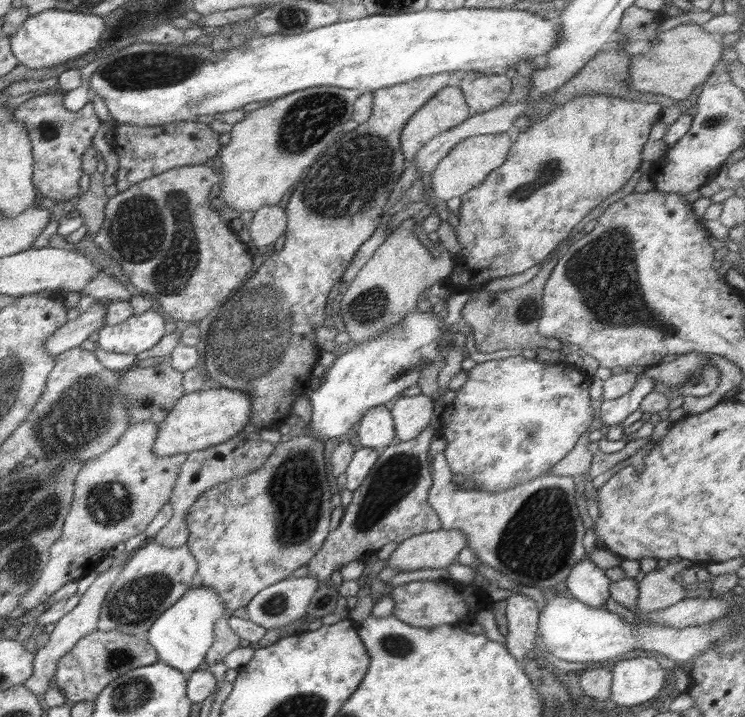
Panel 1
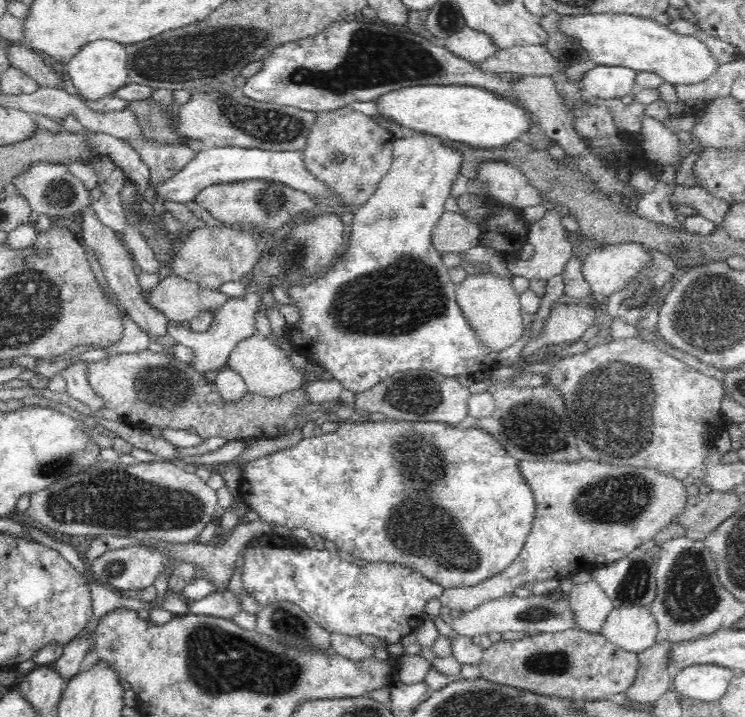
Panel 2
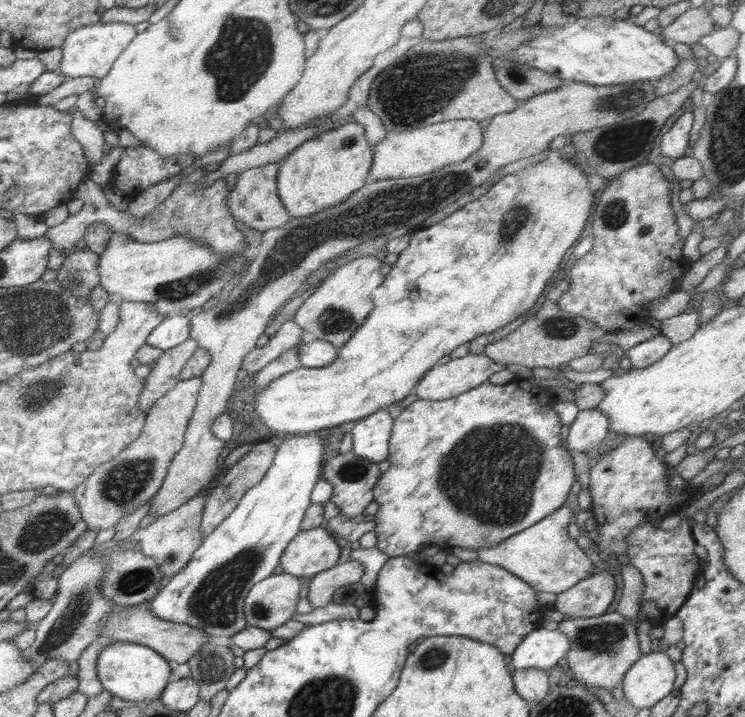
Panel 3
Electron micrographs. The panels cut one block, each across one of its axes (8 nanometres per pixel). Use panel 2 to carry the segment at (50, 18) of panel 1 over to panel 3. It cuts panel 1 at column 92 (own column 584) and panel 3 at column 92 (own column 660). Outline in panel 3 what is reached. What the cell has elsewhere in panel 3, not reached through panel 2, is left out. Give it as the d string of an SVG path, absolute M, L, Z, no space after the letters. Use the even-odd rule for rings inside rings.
M98 22L96 24L86 24L74 29L62 49L62 59L58 66L58 72L64 74L67 78L76 78L81 76L93 76L94 78L104 78L114 61L130 45L130 42L136 36L135 25L122 22Z

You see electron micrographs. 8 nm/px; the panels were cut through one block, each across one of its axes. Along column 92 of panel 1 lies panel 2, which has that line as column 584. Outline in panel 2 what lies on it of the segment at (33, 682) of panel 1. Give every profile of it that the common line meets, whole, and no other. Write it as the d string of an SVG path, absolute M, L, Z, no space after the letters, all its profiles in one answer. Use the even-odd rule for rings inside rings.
M591 579L590 582L576 584L569 596L568 601L574 611L576 628L590 633L600 633L609 612L615 609L602 586Z

